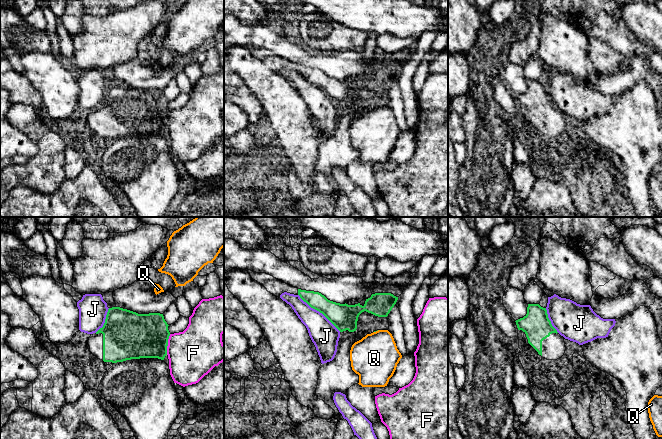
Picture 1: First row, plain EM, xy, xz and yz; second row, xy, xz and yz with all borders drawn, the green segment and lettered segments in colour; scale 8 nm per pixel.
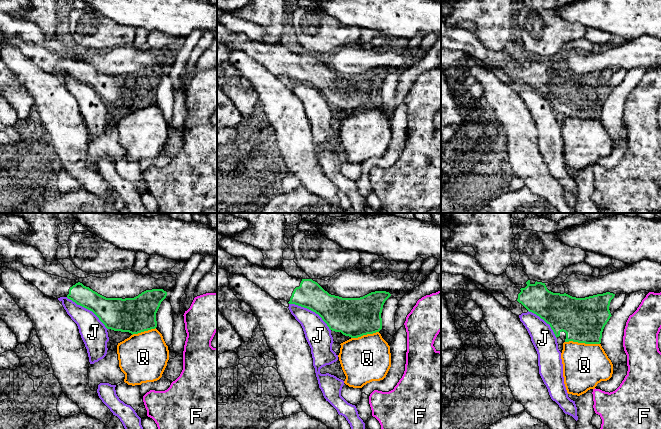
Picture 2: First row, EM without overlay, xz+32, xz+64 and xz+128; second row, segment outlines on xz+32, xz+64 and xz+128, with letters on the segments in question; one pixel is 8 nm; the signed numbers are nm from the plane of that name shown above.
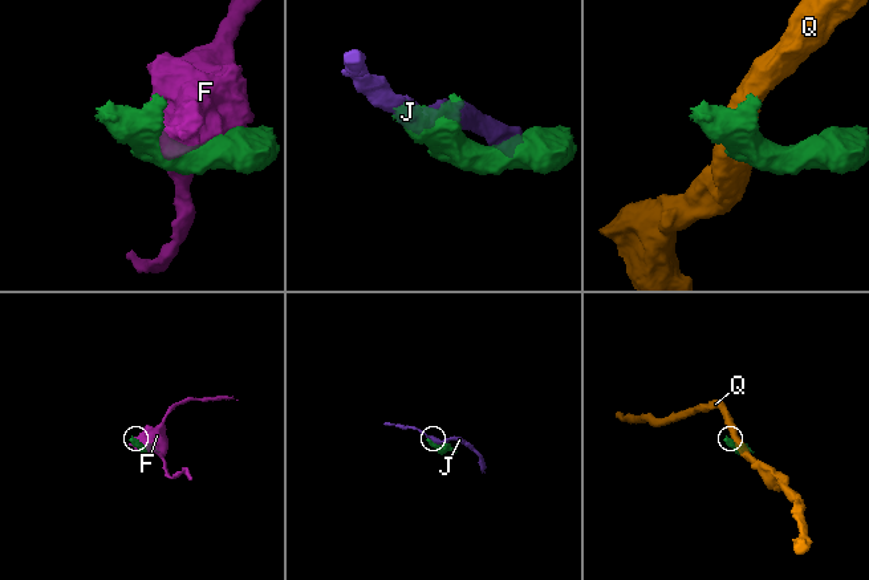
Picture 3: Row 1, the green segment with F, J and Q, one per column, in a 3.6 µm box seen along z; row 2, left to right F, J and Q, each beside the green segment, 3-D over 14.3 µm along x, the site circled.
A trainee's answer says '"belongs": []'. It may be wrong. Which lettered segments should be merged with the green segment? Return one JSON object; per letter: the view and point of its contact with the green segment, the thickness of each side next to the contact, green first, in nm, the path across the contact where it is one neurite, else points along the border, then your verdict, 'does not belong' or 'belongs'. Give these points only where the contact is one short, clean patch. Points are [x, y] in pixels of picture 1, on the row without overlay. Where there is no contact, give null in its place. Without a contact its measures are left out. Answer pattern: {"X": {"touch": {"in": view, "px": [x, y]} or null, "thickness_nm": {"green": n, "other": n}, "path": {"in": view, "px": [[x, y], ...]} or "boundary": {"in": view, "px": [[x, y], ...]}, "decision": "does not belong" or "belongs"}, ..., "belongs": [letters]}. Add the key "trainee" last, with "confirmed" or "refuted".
{"F": {"touch": {"in": "xy", "px": [167, 120]}, "thickness_nm": {"green": 360, "other": 400}, "decision": "does not belong"}, "J": {"touch": {"in": "xz", "px": [319, 87]}, "thickness_nm": {"green": 220, "other": 220}, "decision": "does not belong"}, "Q": {"touch": {"in": "xz", "px": [375, 107]}, "thickness_nm": {"green": 20, "other": 380}, "decision": "does not belong"}, "belongs": [], "trainee": "confirmed"}

